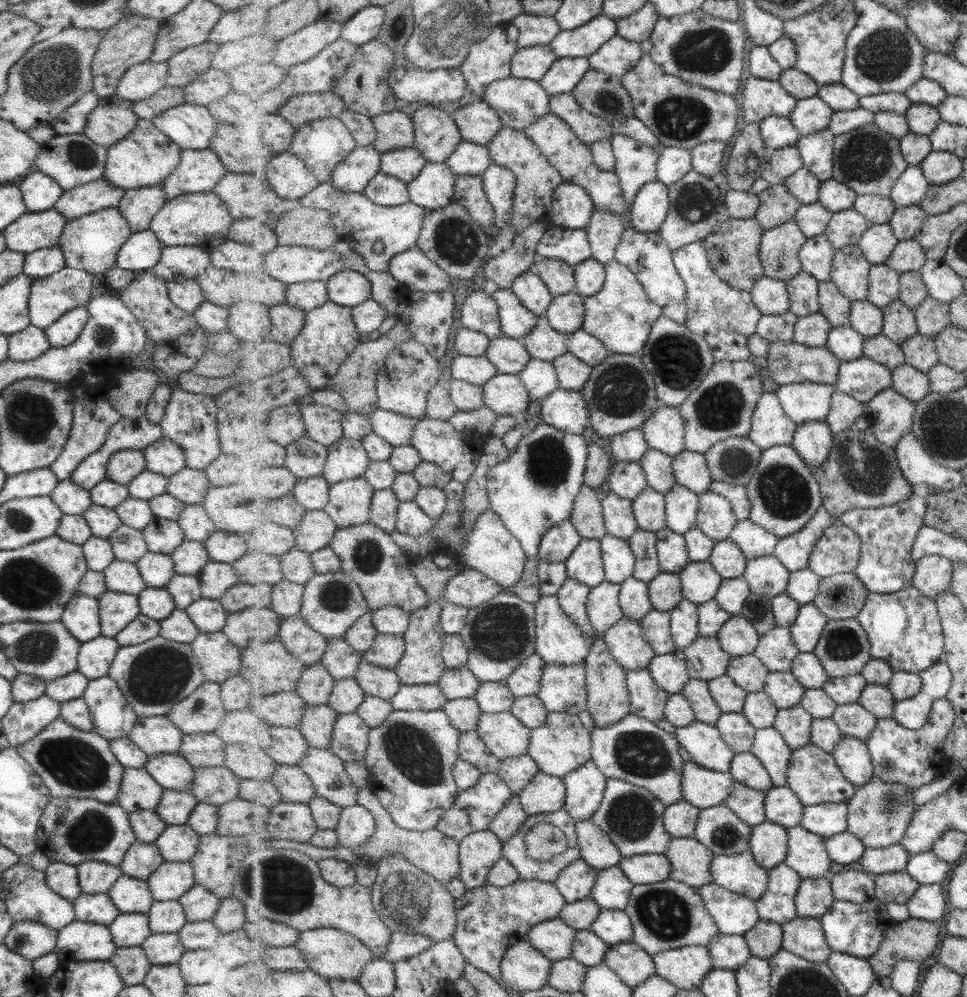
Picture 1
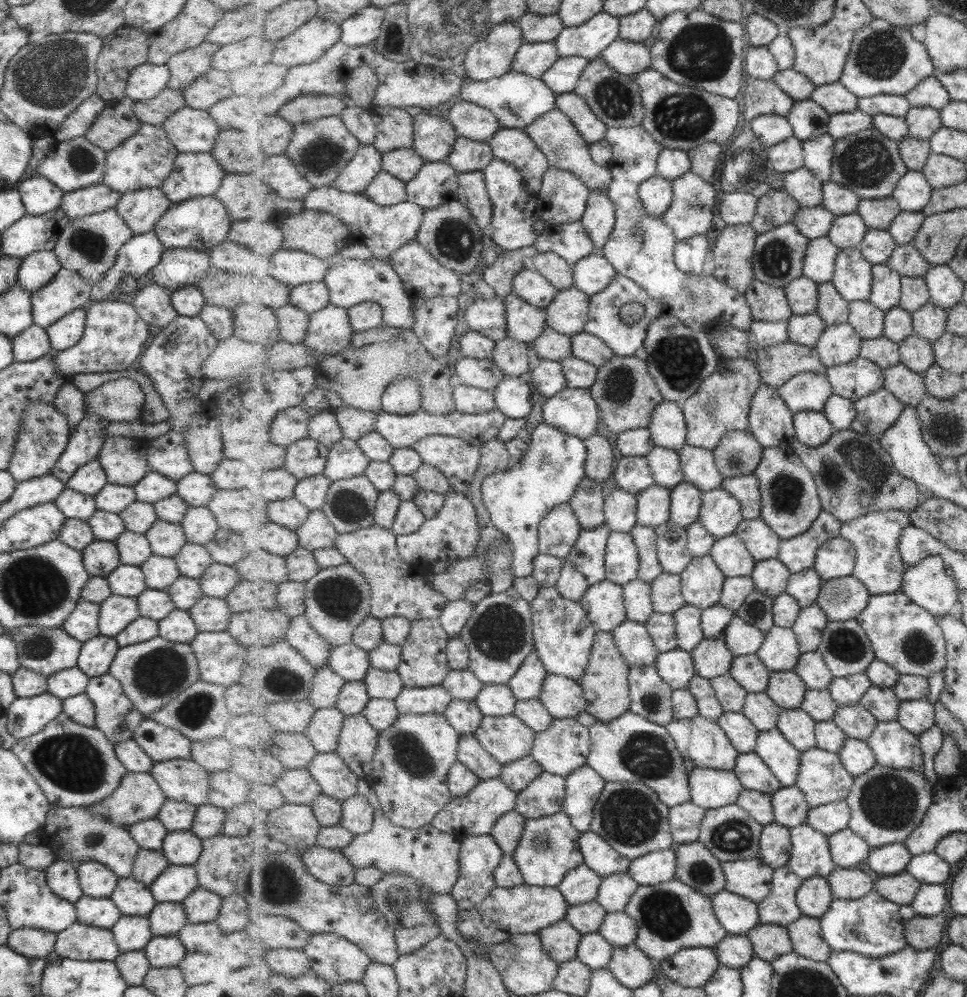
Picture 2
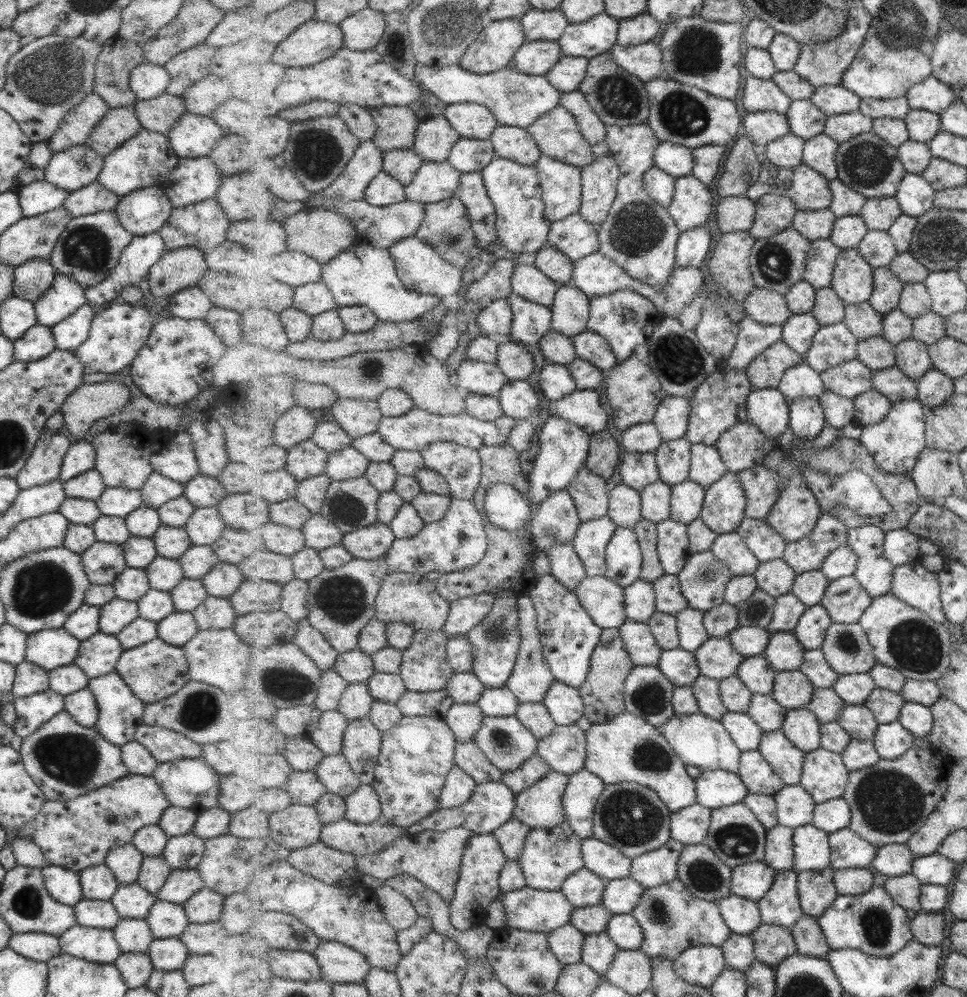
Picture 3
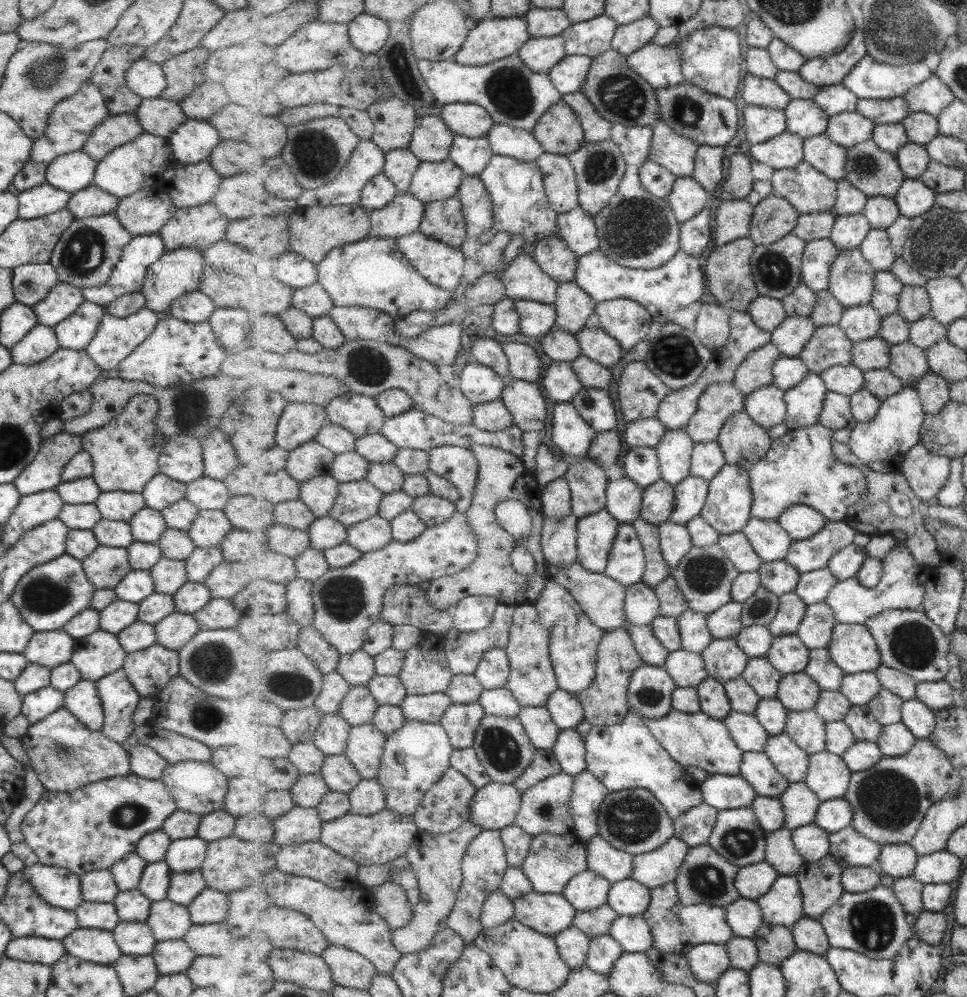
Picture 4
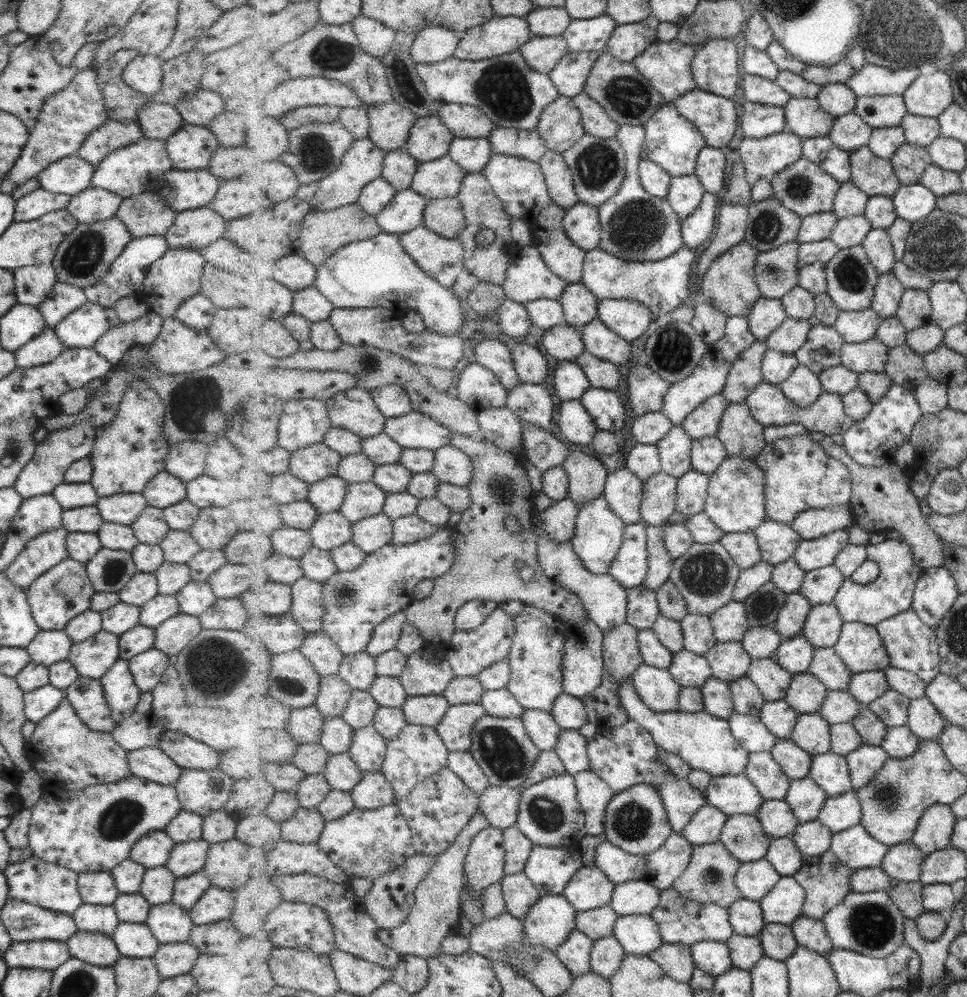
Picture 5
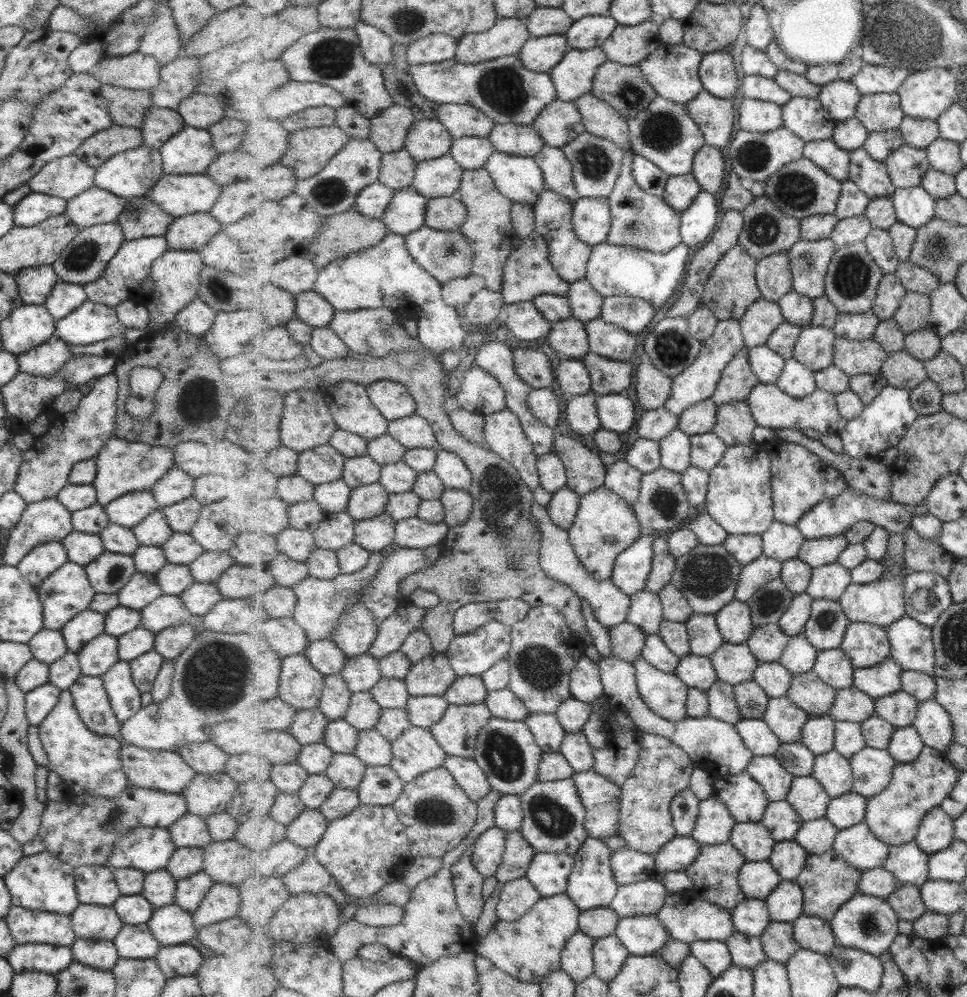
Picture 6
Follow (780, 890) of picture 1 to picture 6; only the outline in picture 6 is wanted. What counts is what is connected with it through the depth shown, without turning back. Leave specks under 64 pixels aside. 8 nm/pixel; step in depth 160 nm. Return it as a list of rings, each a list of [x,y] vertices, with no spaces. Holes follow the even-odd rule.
[[[796,881],[782,883],[765,899],[773,921],[793,923],[804,912],[804,892]]]

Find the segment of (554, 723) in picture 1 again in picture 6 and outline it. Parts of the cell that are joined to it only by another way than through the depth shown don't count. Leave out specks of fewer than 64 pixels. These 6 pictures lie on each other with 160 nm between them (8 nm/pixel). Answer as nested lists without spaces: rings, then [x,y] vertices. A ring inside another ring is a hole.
[[[567,733],[561,753],[575,773],[588,772],[595,767],[594,748],[583,733]]]

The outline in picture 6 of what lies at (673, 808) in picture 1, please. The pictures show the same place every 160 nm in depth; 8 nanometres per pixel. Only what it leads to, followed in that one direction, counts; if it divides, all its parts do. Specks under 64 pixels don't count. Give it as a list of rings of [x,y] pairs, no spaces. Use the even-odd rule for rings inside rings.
[[[713,795],[700,804],[698,823],[691,837],[702,845],[729,843],[736,823],[727,804]]]

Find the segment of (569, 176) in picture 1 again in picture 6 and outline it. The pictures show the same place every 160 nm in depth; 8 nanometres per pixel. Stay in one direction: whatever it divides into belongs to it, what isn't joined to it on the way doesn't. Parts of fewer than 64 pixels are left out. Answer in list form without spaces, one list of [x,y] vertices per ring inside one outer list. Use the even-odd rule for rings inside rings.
[[[559,98],[548,104],[532,125],[547,145],[557,148],[563,148],[586,131],[578,104]]]

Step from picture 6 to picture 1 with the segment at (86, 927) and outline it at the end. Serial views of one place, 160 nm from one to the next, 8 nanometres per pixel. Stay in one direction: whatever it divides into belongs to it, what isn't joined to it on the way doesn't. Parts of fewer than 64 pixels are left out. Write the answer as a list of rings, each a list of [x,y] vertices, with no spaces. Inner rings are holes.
[[[80,893],[71,903],[74,920],[83,922],[108,926],[120,913],[107,893]]]

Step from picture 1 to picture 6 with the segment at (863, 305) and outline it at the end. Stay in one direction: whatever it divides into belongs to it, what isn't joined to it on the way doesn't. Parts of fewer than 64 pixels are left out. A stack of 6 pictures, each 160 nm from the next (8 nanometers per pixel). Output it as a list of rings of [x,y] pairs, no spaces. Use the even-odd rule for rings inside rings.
[[[873,309],[862,314],[843,313],[839,316],[833,330],[839,336],[864,341],[874,338],[880,322]]]

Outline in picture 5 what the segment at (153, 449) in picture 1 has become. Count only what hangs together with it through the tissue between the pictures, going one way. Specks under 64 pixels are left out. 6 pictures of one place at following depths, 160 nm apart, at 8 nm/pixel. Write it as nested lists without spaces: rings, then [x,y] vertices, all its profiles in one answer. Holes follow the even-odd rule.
[[[197,441],[171,444],[163,459],[163,470],[184,483],[201,476],[205,470],[207,445]]]

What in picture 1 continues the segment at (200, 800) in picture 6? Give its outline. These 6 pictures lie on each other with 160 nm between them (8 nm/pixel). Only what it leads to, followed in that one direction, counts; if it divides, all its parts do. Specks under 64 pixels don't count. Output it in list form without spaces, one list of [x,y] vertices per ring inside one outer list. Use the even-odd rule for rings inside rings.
[[[163,754],[146,757],[145,772],[163,791],[190,792],[193,769],[178,755]]]

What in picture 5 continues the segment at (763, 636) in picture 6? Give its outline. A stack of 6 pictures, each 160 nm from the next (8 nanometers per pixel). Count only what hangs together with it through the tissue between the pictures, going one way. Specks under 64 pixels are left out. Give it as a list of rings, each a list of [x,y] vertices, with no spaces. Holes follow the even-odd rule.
[[[753,626],[742,640],[746,651],[753,659],[774,658],[782,646],[783,636],[770,626]]]

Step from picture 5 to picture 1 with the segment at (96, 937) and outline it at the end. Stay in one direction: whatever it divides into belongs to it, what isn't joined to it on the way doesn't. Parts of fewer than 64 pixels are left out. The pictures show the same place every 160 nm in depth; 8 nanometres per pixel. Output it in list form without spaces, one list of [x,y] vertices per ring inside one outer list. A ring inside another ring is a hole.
[[[73,920],[56,931],[55,956],[64,961],[109,961],[116,946],[107,926]]]

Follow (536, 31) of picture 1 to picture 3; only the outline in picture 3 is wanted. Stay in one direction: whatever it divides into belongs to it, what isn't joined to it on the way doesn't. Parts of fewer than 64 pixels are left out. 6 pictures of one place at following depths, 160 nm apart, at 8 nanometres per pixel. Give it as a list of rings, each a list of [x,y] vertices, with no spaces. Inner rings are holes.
[[[532,8],[519,20],[524,26],[528,41],[557,41],[571,23],[561,9],[544,11]]]

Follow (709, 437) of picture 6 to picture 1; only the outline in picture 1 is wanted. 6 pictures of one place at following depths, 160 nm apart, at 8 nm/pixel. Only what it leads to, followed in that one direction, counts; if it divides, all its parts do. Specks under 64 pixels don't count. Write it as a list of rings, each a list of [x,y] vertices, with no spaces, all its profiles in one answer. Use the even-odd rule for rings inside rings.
[[[687,449],[674,457],[674,475],[680,485],[700,495],[707,492],[714,482],[704,453]]]

